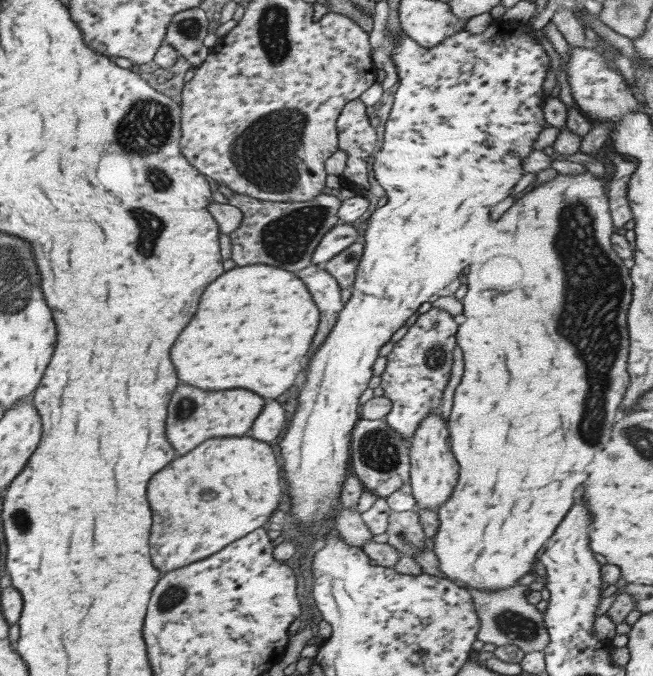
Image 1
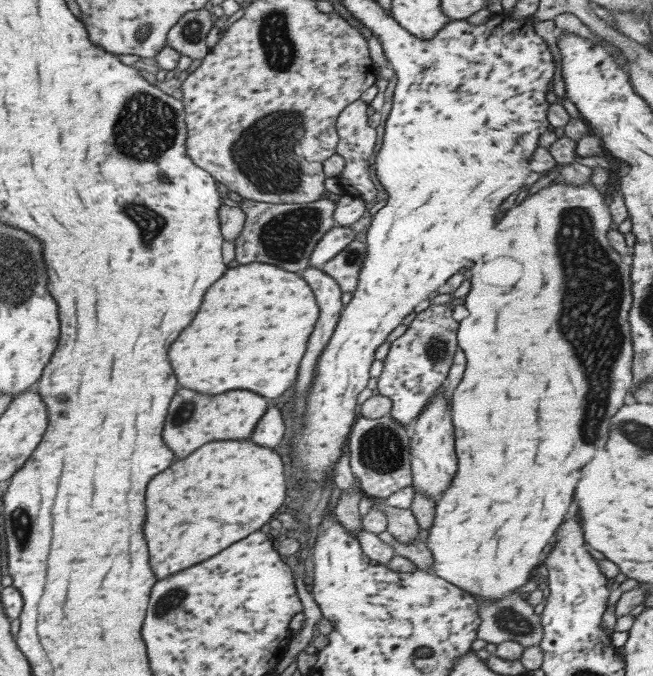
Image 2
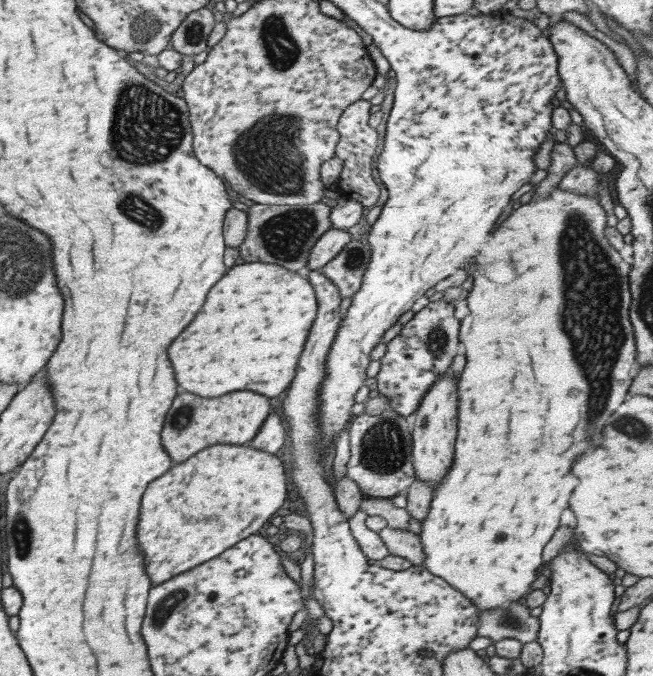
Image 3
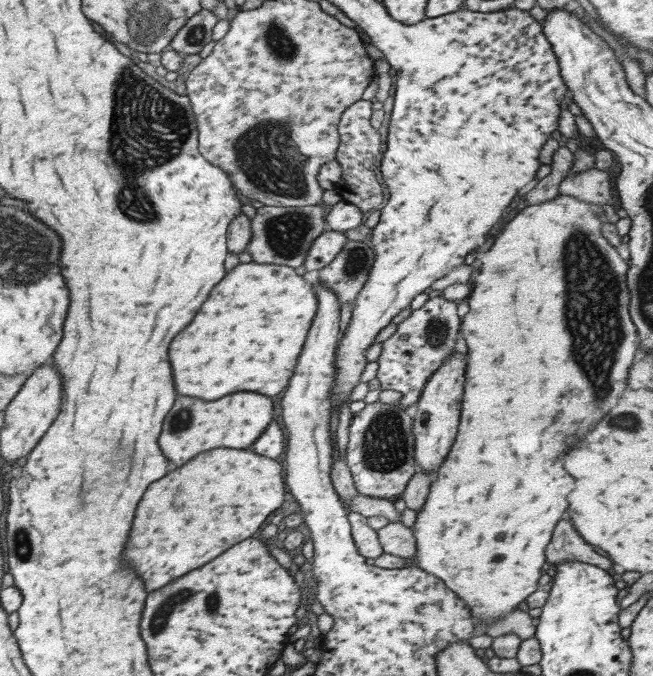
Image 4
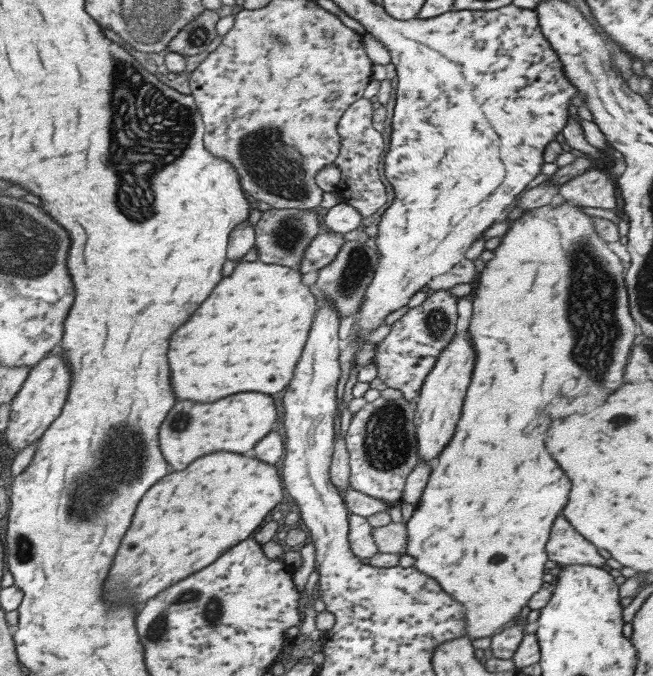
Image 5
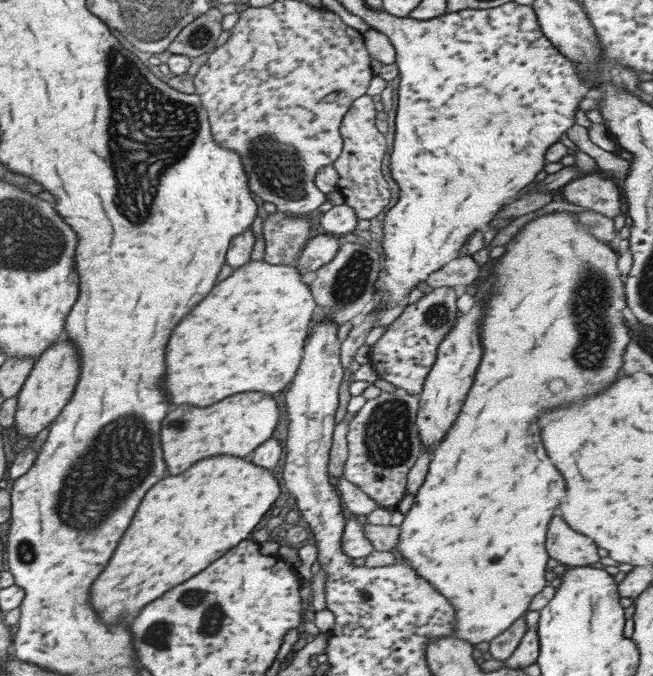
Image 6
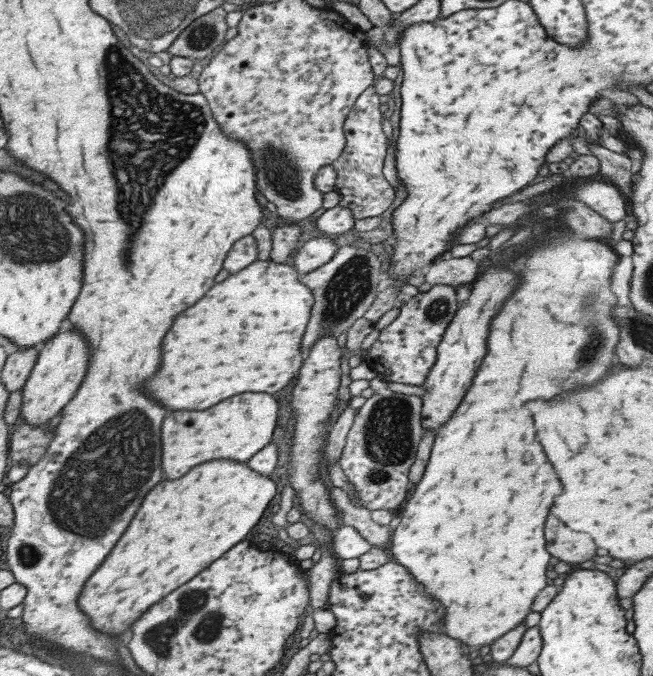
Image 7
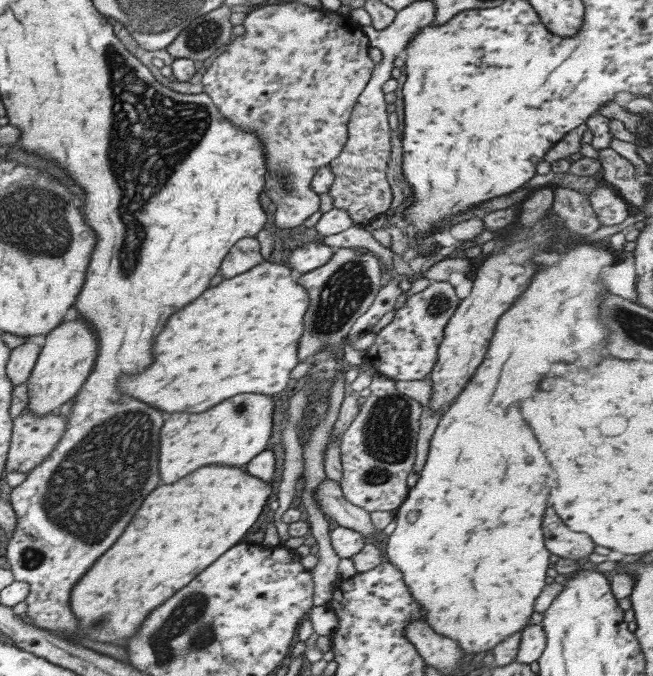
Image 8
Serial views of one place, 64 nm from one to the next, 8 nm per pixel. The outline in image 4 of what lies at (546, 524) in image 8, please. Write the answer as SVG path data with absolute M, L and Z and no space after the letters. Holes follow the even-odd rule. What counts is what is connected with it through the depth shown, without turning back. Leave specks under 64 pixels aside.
M559 520L553 528L551 542L545 548L544 557L546 562L555 564L563 560L577 560L577 562L589 563L603 570L610 570L609 558L599 556L593 552L591 546L587 546L579 534L573 530L573 526L567 520Z

